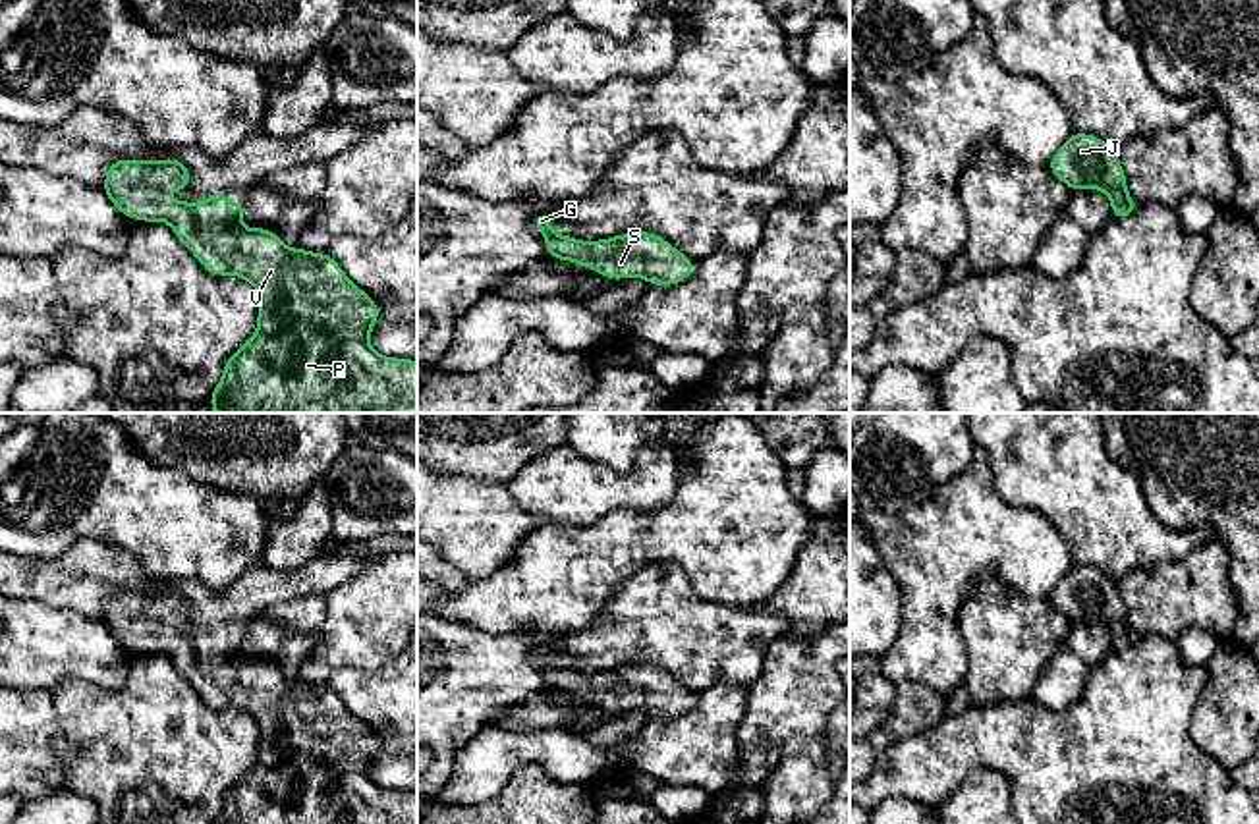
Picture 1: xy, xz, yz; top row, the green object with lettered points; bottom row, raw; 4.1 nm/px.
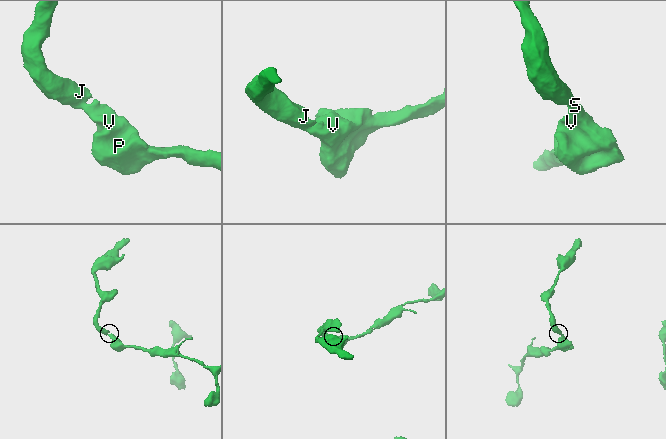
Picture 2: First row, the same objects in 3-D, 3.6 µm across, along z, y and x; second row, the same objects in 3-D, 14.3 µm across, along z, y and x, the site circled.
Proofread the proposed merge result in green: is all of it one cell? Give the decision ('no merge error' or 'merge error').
no merge error

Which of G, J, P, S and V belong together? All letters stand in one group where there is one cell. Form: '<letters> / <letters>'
G J P S V

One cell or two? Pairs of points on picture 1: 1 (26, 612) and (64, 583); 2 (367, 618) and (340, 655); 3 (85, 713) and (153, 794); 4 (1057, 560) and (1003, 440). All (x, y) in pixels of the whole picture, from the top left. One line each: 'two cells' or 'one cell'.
1: two cells
2: one cell
3: one cell
4: two cells

